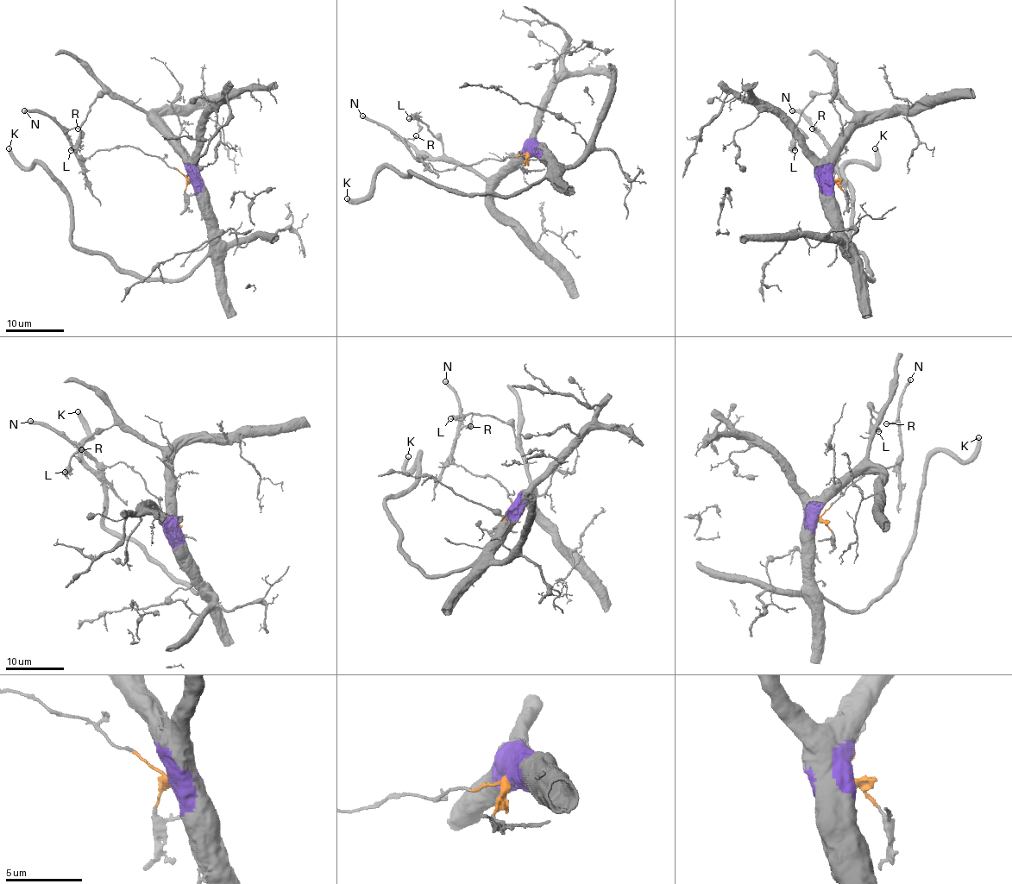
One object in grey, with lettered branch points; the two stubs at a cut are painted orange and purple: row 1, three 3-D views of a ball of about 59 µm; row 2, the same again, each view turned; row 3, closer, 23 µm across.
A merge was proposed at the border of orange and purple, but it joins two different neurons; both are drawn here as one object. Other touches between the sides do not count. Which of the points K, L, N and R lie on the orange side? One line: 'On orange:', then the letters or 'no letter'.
On orange: N, R

